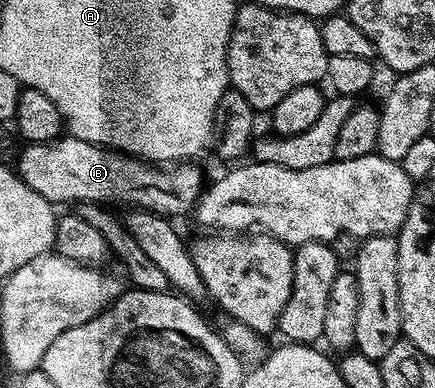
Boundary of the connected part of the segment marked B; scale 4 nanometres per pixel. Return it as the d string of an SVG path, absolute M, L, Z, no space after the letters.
M69 135L59 136L39 145L29 143L21 146L16 172L24 184L32 187L55 206L61 207L65 201L73 203L110 203L119 201L134 209L147 209L161 217L178 219L181 213L195 208L198 198L204 192L202 173L194 163L174 163L163 167L158 163L143 161L128 153L120 153L104 145L93 145L84 139Z

